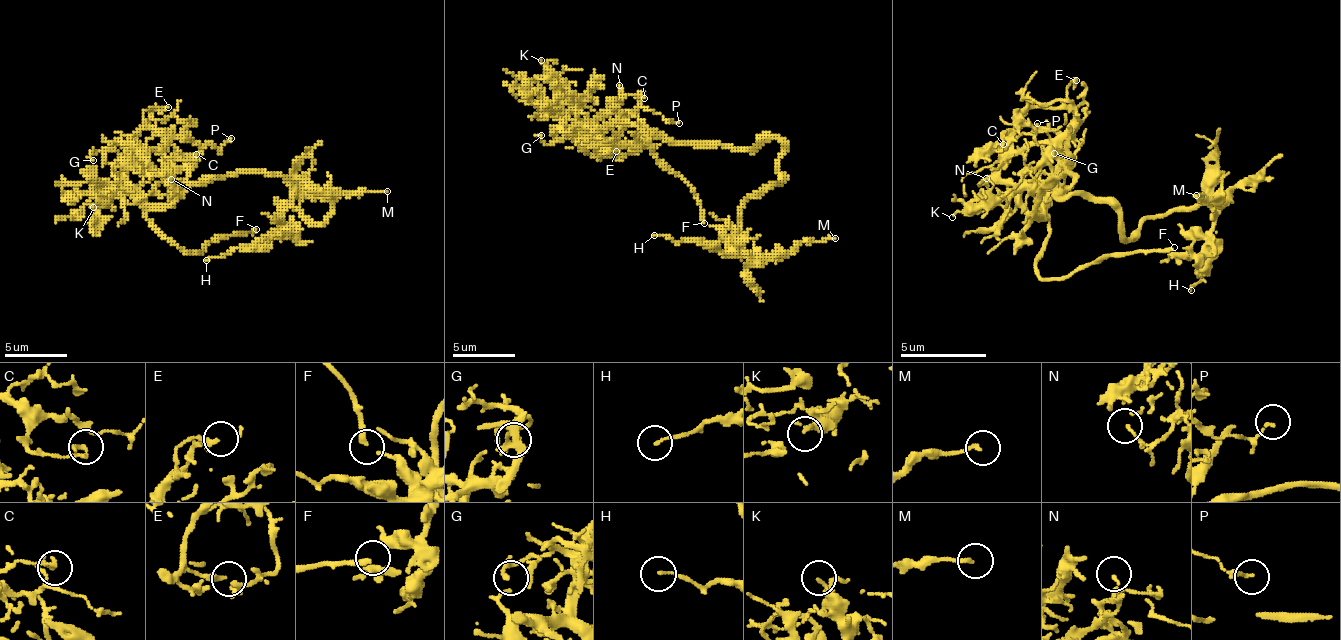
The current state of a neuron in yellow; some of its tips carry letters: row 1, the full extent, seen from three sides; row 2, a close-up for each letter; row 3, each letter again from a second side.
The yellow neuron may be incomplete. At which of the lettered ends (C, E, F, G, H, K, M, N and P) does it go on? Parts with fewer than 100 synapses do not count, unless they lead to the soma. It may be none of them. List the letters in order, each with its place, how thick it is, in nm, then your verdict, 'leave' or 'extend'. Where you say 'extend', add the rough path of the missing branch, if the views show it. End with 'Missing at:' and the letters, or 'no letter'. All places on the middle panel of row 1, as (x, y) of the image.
C: place (644, 98); calibre 180 nm; leave
E: place (616, 151); calibre 200 nm; leave
F: place (704, 223); calibre 160 nm; extend
G: place (541, 135); calibre 170 nm; leave
H: place (654, 235); calibre 110 nm; leave
K: place (541, 60); calibre 170 nm; leave
M: place (835, 238); calibre 150 nm; leave
N: place (619, 85); calibre 110 nm; leave
P: place (679, 123); calibre 90 nm; leave
Missing at: F

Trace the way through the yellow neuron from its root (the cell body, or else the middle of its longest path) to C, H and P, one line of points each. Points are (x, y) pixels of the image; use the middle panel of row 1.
C: (722, 145), (676, 145), (638, 129), (632, 141), (610, 151), (585, 148), (616, 101), (644, 98)
H: (722, 145), (782, 145), (779, 182), (741, 210), (741, 245), (716, 251), (654, 235)
P: (722, 145), (676, 145), (638, 129), (632, 141), (610, 151), (585, 148), (610, 110), (647, 107), (679, 123)

